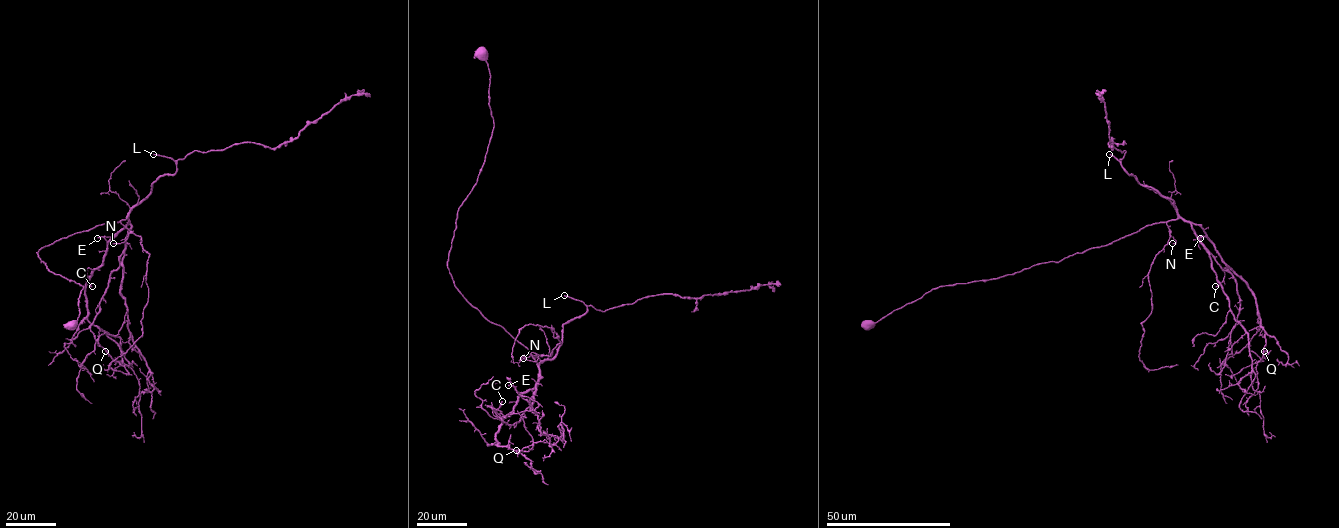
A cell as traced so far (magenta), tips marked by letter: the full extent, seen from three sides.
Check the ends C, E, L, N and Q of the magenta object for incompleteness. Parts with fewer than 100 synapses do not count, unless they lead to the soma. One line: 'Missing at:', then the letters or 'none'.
Missing at: L

